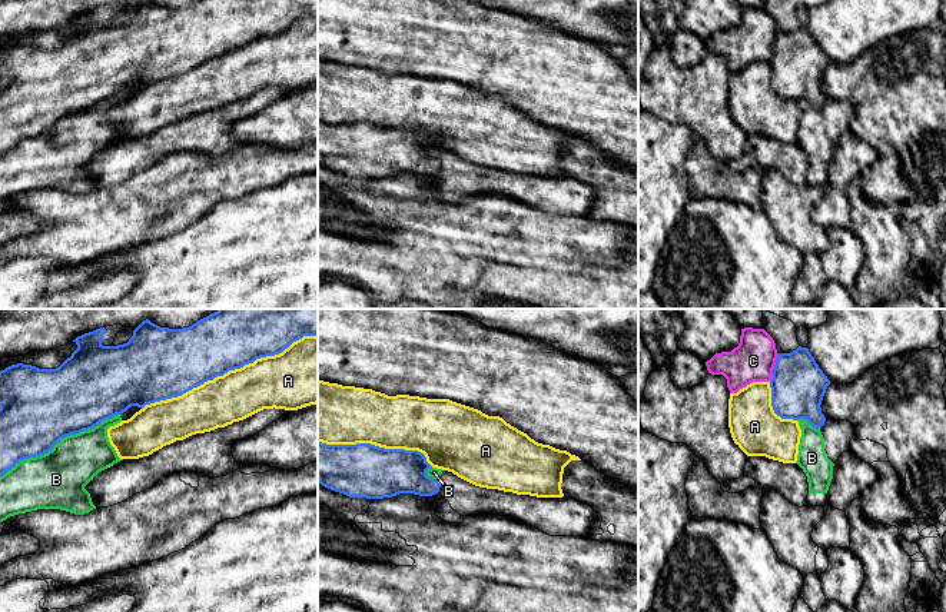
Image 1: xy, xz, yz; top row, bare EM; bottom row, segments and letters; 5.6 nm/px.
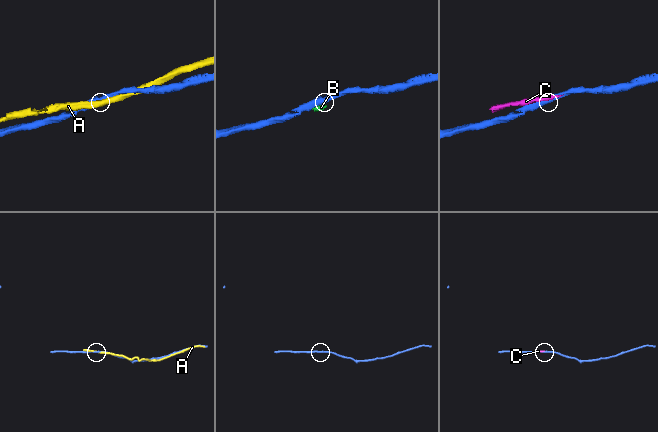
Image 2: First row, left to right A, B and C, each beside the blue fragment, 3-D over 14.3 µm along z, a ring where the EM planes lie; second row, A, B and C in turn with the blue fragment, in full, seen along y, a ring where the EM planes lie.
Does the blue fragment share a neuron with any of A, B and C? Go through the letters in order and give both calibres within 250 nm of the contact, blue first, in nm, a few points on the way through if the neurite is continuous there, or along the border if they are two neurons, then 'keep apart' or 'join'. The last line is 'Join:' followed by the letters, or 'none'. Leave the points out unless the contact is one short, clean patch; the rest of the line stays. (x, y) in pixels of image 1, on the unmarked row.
A: calibres 340 and 300 nm; keep apart
B: calibres 440 and 320 nm; keep apart
C: calibres 300 and 240 nm; keep apart
Join: none

